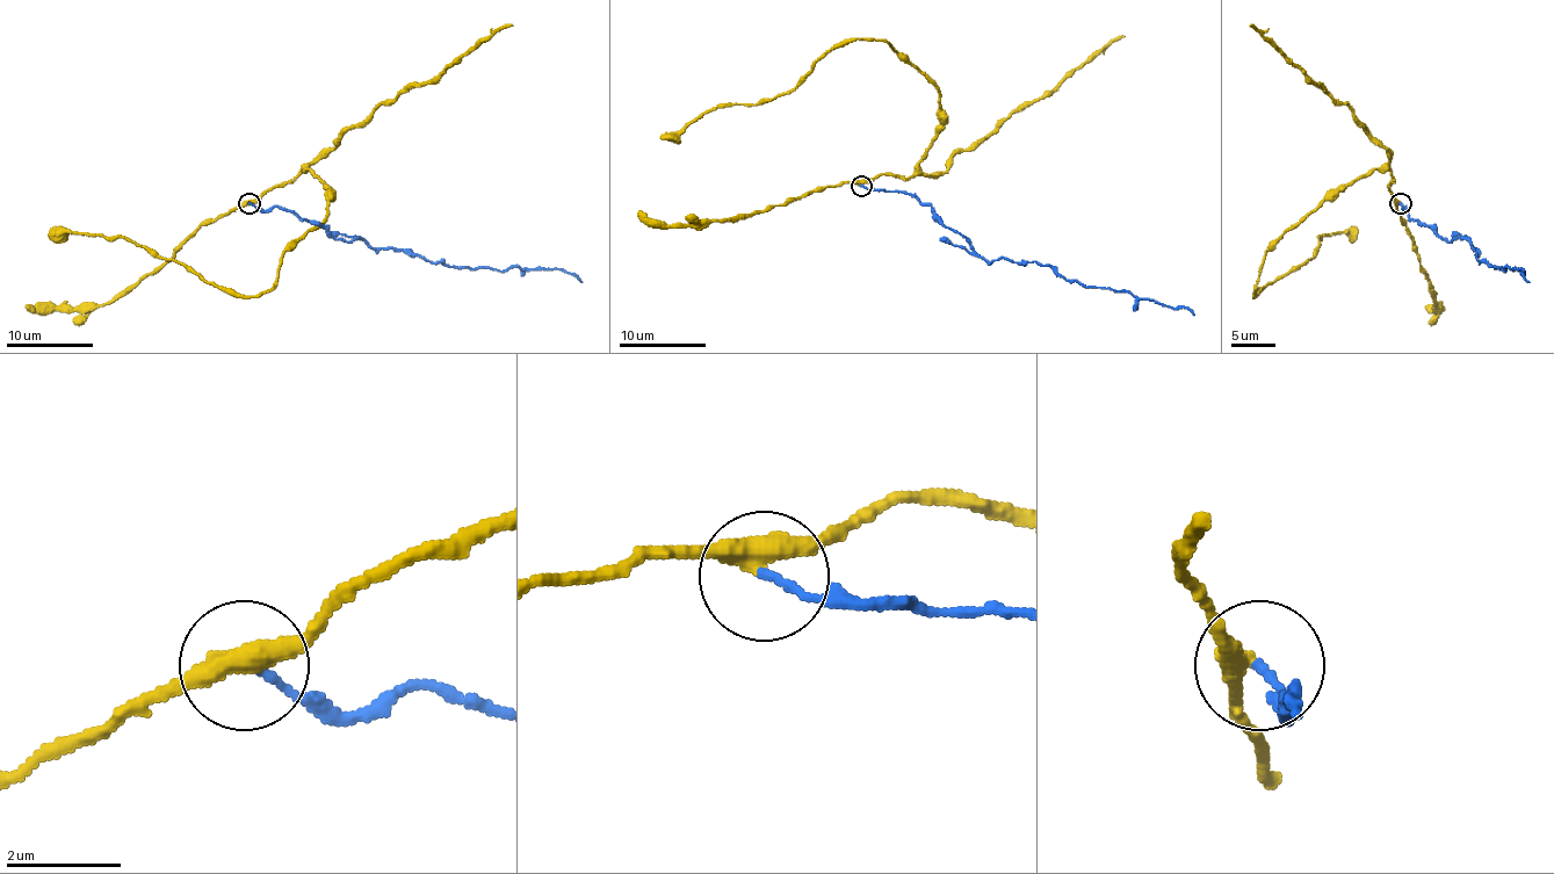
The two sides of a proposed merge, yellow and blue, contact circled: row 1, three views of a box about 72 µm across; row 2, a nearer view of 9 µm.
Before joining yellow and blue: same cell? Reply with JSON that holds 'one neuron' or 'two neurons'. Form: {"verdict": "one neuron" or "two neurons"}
{"verdict": "two neurons"}

